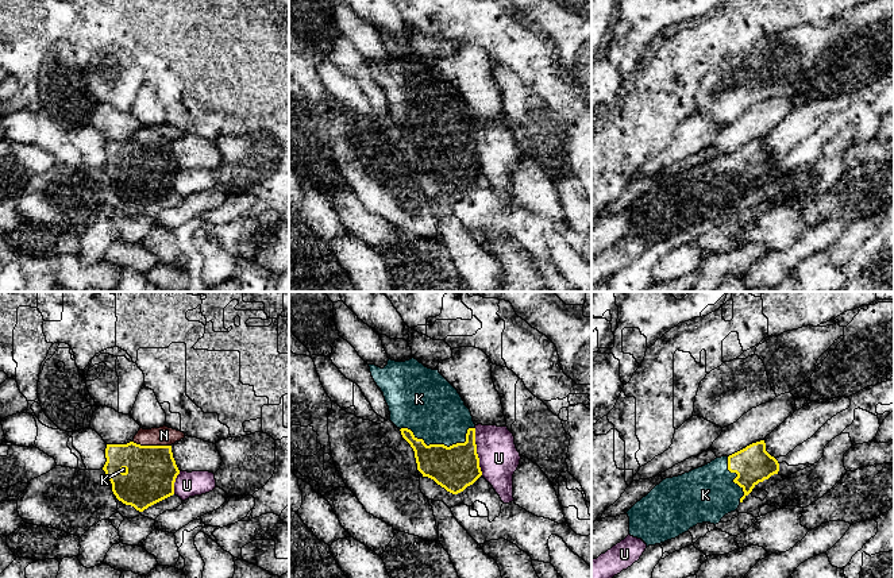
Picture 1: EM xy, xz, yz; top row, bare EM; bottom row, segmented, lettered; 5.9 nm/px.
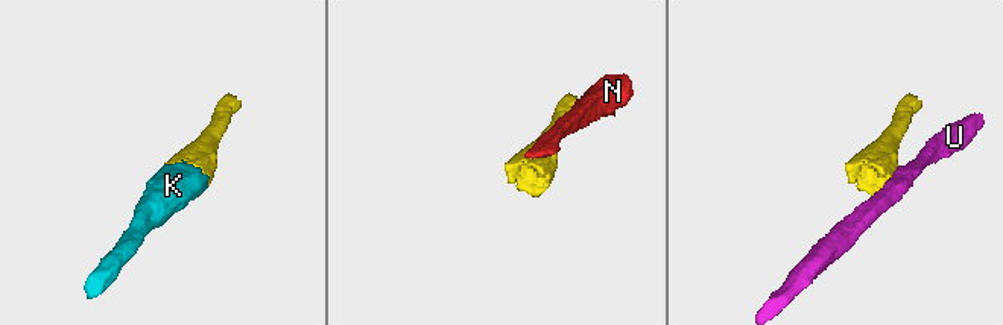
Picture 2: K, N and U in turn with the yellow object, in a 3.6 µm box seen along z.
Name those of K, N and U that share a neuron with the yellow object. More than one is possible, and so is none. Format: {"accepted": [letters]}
{"accepted": ["K"]}

